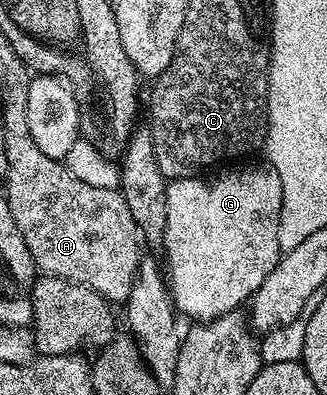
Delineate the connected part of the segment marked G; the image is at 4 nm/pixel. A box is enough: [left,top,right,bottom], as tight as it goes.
[163,166,283,322]

